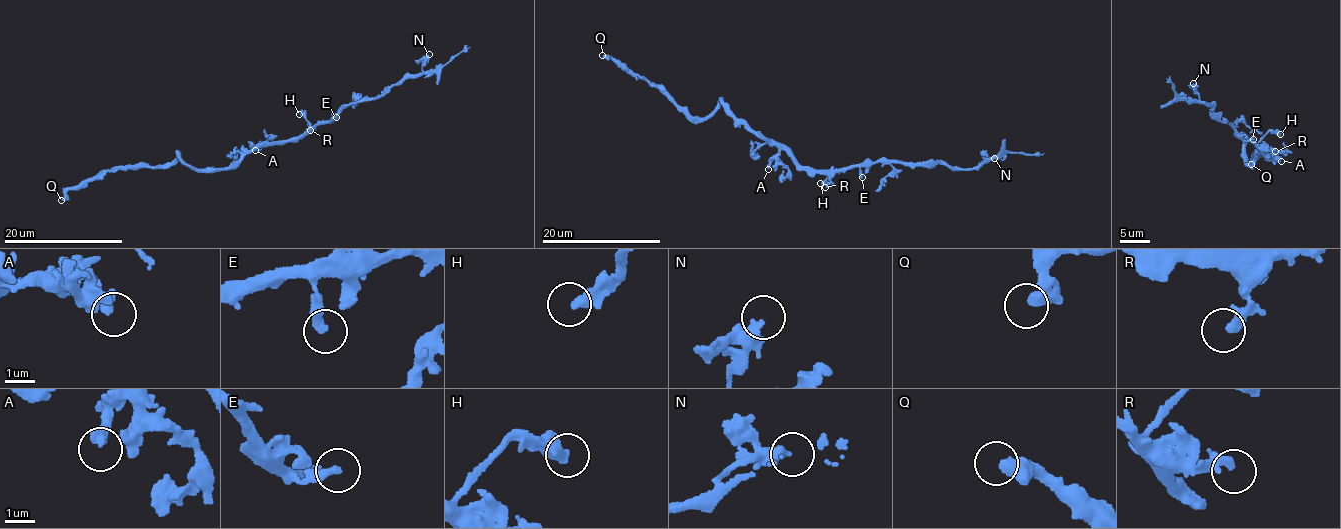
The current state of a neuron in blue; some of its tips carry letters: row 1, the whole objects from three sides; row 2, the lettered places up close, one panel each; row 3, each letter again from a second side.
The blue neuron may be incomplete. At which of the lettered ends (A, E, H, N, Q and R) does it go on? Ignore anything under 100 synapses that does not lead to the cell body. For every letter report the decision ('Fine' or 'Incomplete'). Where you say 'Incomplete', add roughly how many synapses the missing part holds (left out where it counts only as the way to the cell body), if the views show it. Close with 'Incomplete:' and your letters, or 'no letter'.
A: Fine
E: Fine
H: Fine
N: Fine
Q: Fine
R: Fine
Incomplete: no letter

